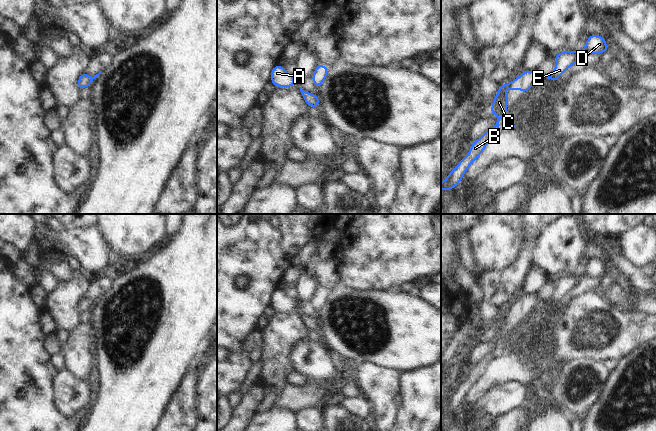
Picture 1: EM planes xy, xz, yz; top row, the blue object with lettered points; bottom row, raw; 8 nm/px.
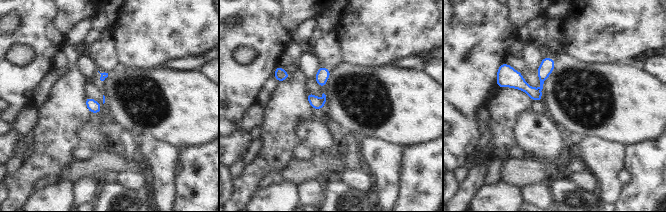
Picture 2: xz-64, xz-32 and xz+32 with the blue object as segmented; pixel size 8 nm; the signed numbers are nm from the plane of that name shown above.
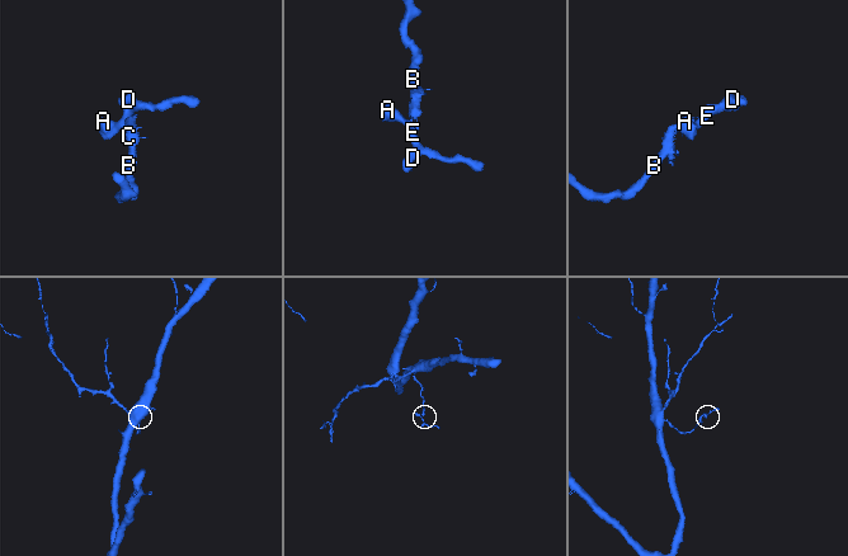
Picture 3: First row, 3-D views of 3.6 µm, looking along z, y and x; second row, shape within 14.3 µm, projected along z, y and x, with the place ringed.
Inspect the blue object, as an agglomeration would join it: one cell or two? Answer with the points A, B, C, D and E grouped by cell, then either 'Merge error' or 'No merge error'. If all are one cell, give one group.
Groups: A D E / B C. Merge error.

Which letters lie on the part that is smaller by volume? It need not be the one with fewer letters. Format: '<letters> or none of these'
A, D, E

